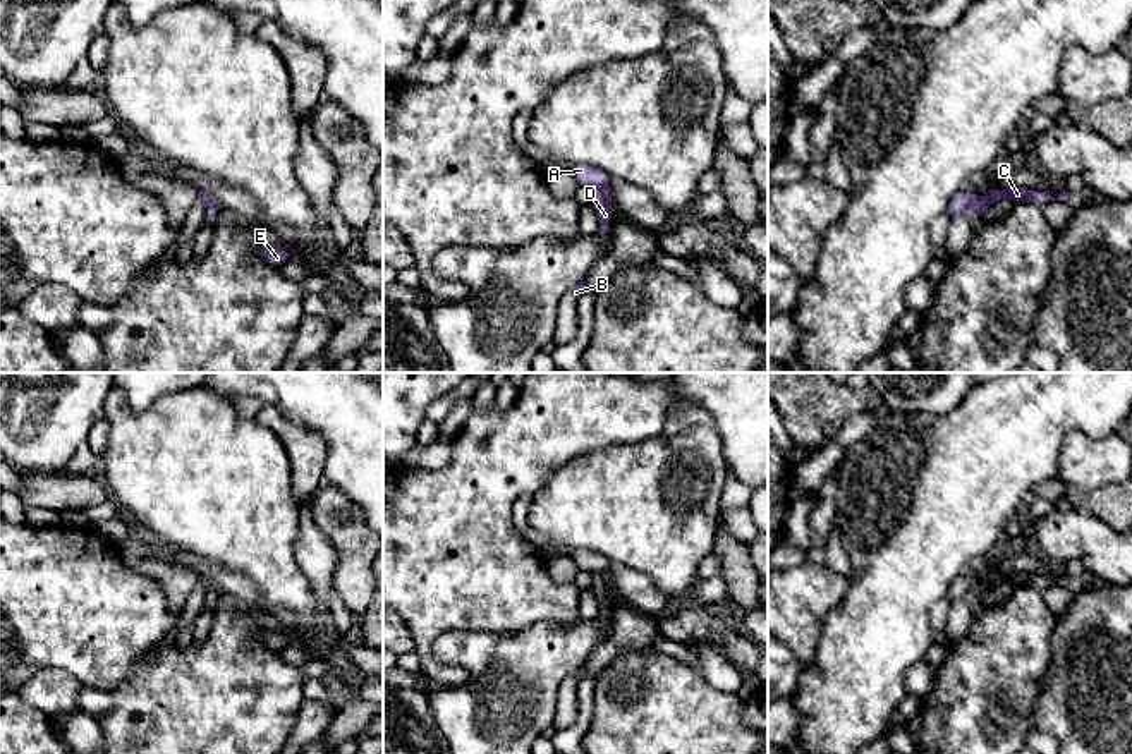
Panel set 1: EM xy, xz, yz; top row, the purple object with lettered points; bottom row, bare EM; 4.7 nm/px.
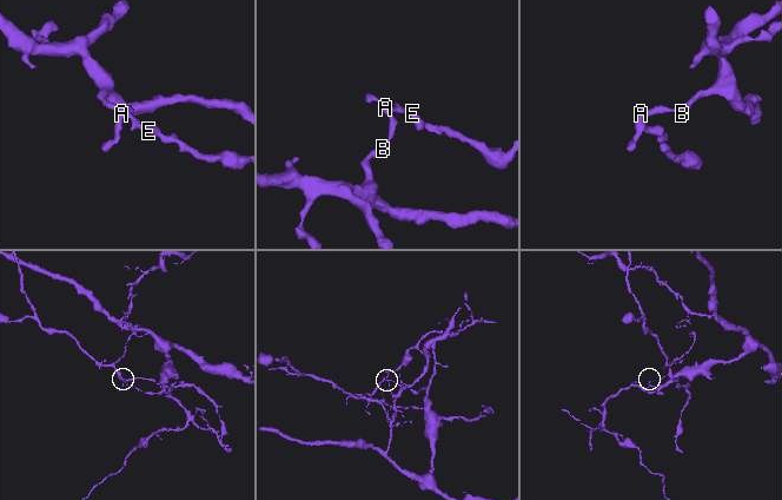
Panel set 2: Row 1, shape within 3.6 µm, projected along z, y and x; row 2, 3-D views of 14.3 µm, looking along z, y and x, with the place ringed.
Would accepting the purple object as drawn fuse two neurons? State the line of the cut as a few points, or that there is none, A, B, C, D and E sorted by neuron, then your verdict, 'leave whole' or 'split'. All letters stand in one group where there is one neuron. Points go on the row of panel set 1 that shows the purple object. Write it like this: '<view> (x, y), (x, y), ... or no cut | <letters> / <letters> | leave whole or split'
yz (973, 196), (964, 212) | A E / B C D | split

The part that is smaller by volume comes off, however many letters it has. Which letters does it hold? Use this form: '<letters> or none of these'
B, C, D

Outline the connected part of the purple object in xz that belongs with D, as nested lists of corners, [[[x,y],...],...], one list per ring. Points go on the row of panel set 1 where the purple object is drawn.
[[[605,187],[591,189],[591,203],[599,216],[599,228],[596,234],[603,235],[608,232],[610,220],[612,220],[612,199]]]

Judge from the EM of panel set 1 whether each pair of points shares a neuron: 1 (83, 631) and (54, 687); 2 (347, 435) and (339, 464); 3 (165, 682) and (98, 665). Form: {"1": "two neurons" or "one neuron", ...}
{"1": "two neurons", "2": "one neuron", "3": "two neurons"}

